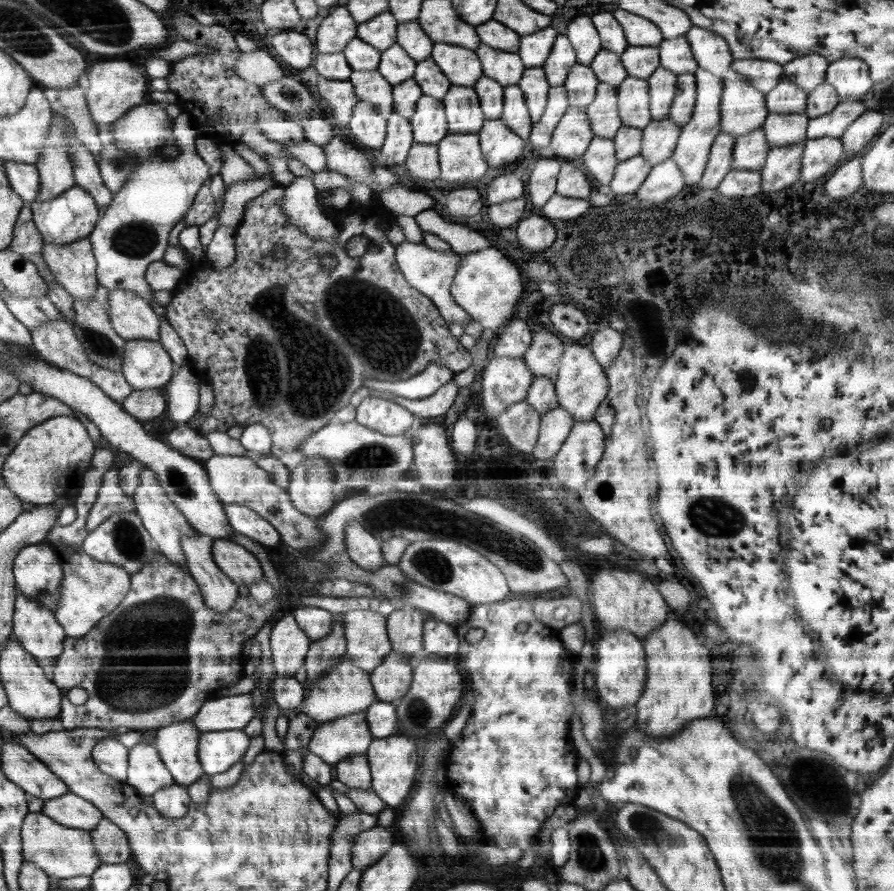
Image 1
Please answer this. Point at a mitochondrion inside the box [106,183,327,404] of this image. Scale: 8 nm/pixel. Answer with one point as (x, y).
(133, 239)

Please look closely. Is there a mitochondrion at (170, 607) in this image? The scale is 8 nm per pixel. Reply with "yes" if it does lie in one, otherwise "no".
yes

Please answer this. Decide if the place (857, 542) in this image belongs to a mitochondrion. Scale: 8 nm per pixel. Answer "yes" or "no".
no

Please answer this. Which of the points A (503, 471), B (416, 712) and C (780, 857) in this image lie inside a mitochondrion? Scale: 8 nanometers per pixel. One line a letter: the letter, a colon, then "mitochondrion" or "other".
A: other
B: mitochondrion
C: mitochondrion

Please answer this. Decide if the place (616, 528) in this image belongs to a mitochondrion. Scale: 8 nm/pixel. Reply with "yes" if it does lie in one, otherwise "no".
no

